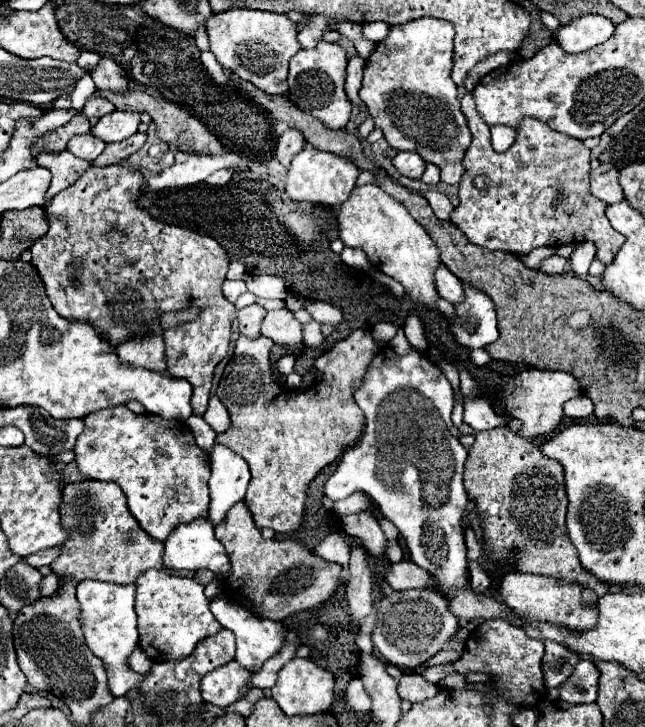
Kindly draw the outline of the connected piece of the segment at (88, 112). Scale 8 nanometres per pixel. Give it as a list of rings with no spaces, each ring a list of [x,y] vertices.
[[[92,98],[92,100],[88,100],[88,102],[86,102],[86,106],[84,106],[82,114],[84,114],[86,118],[102,118],[104,114],[114,112],[114,110],[116,110],[116,108],[114,108],[108,100],[102,100],[102,98]]]

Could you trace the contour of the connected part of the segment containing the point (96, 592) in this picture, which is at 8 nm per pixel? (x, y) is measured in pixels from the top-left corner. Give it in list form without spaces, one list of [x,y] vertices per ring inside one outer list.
[[[82,580],[76,590],[76,598],[80,604],[80,624],[86,636],[86,644],[98,658],[106,662],[110,690],[114,696],[124,696],[140,678],[126,664],[128,656],[138,646],[134,596],[136,596],[136,584],[120,586],[100,580]]]

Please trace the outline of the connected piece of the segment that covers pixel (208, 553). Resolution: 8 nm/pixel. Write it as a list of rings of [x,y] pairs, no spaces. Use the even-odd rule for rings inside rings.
[[[200,516],[188,524],[180,524],[178,528],[174,528],[170,532],[170,536],[164,540],[162,562],[164,562],[166,570],[210,570],[220,580],[228,578],[232,572],[230,558],[228,558],[224,546],[216,540],[214,524],[208,516]]]

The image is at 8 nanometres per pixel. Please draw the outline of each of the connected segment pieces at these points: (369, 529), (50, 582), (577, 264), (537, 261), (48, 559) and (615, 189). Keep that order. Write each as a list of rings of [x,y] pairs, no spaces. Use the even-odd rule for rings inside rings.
[[[362,510],[358,514],[350,514],[342,518],[342,528],[358,538],[362,542],[362,546],[368,550],[370,556],[374,558],[382,558],[386,556],[386,536],[374,516],[374,512],[370,510]]]
[[[54,572],[42,578],[42,582],[40,582],[40,594],[42,596],[50,596],[52,592],[56,592],[56,588],[60,588],[60,586],[58,586],[58,576]]]
[[[580,242],[576,244],[574,252],[570,254],[568,262],[570,262],[570,270],[576,274],[576,276],[586,276],[588,274],[588,268],[590,268],[590,262],[594,260],[594,254],[596,254],[596,248],[592,242]]]
[[[540,246],[540,248],[534,248],[532,252],[522,254],[522,256],[518,256],[518,258],[522,260],[522,264],[524,264],[526,268],[530,268],[530,270],[540,270],[542,260],[546,260],[546,258],[550,258],[550,256],[554,256],[554,254],[556,254],[556,248],[554,248],[554,246]]]
[[[54,546],[54,548],[46,548],[46,550],[40,550],[40,552],[36,552],[34,556],[28,556],[24,558],[30,566],[34,566],[34,568],[42,568],[42,566],[50,566],[54,560],[56,560],[56,556],[60,556],[60,552],[62,552],[62,546]]]
[[[600,164],[596,170],[590,170],[590,192],[608,204],[624,200],[618,170],[612,164]]]

